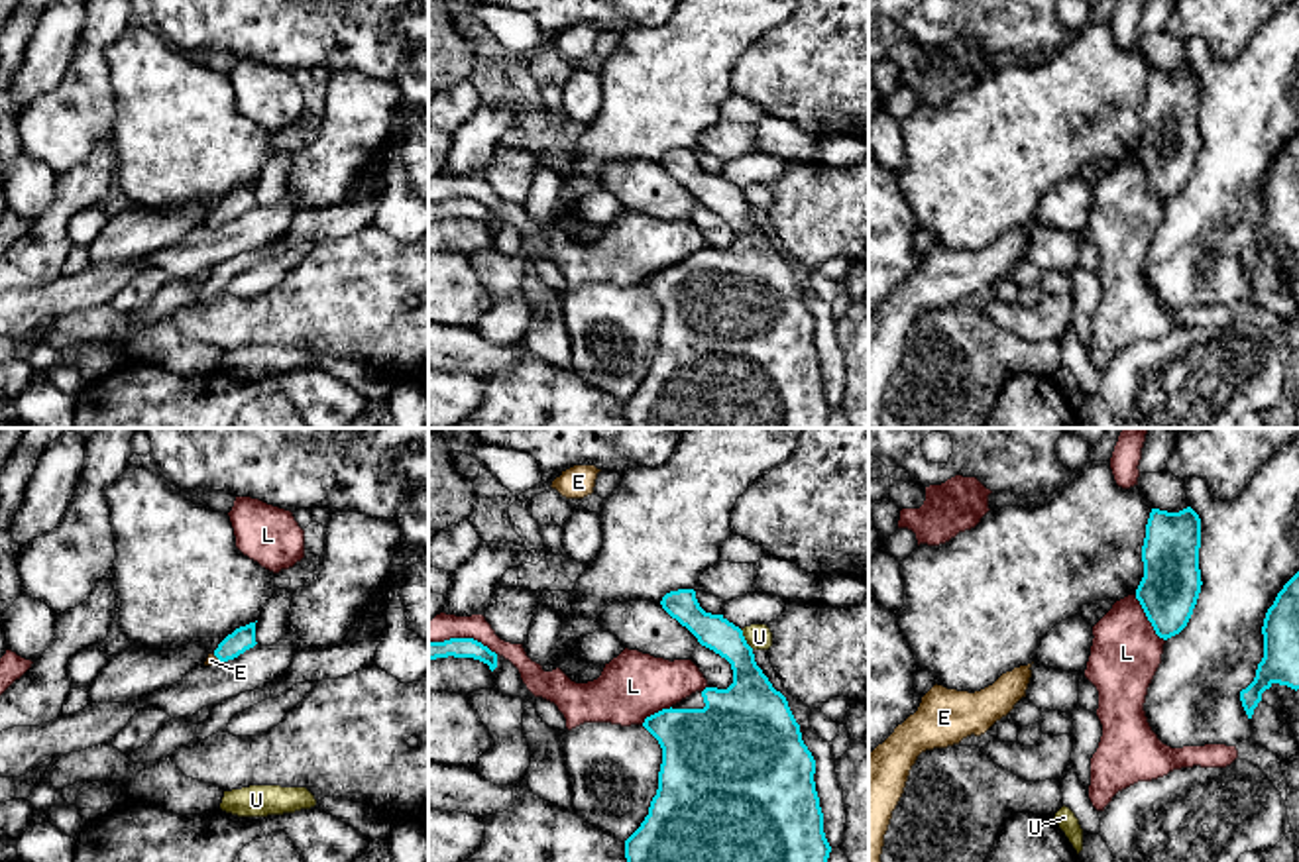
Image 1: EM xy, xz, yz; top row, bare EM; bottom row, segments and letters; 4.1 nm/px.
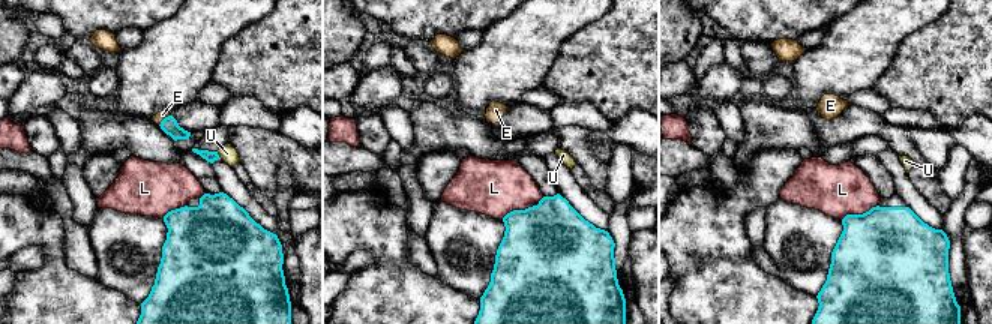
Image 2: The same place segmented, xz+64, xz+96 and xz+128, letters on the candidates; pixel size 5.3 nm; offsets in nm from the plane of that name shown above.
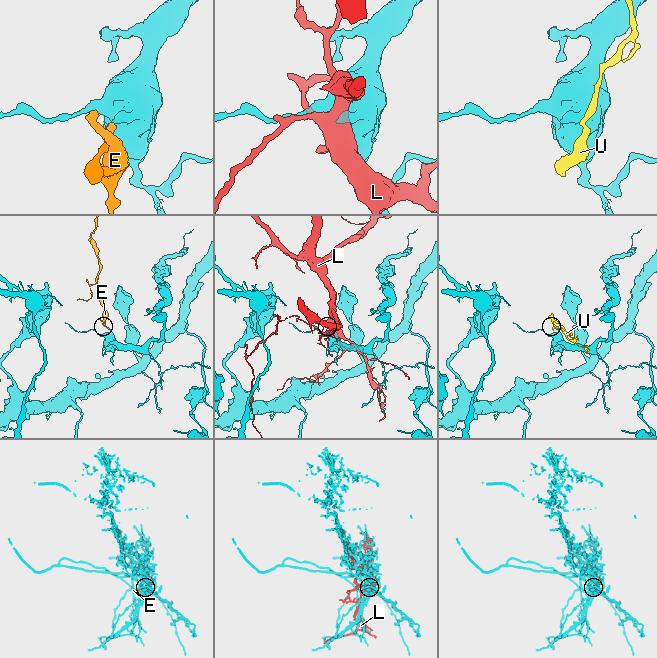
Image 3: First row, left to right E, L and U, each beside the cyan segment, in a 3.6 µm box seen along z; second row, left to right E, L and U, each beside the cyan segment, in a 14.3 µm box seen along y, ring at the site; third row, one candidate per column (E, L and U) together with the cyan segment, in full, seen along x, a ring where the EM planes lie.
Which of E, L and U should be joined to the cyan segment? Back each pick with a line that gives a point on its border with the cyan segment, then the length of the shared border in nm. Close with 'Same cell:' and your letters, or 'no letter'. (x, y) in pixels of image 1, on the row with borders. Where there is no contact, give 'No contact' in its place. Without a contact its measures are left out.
E: Touches cyan at xy (217, 656). Shared border 50 nm
Same cell: E

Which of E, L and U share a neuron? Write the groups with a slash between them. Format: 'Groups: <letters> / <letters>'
Groups: E / L / U

